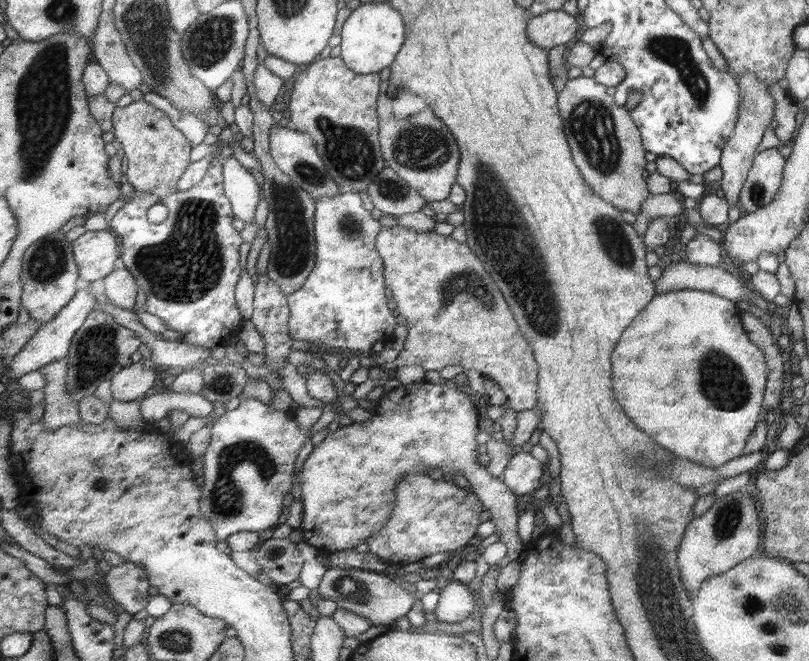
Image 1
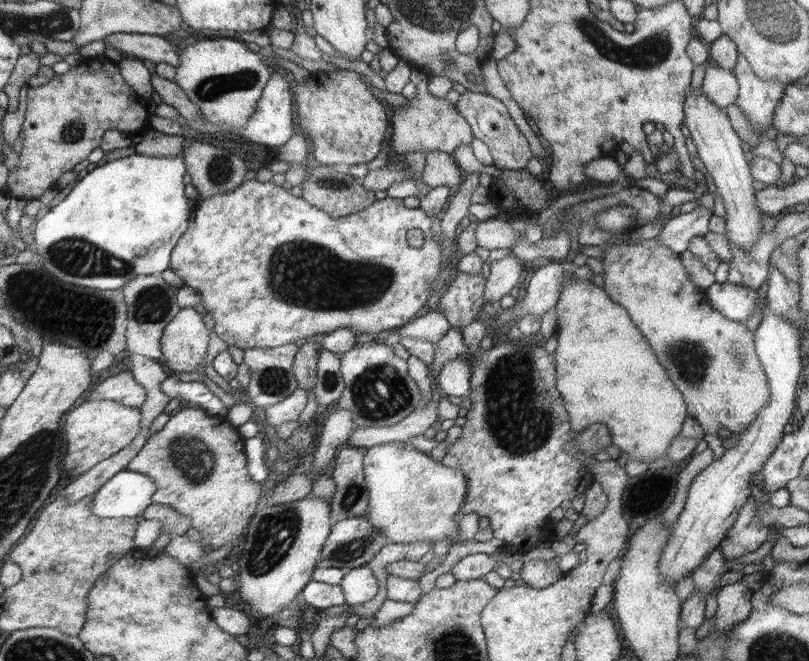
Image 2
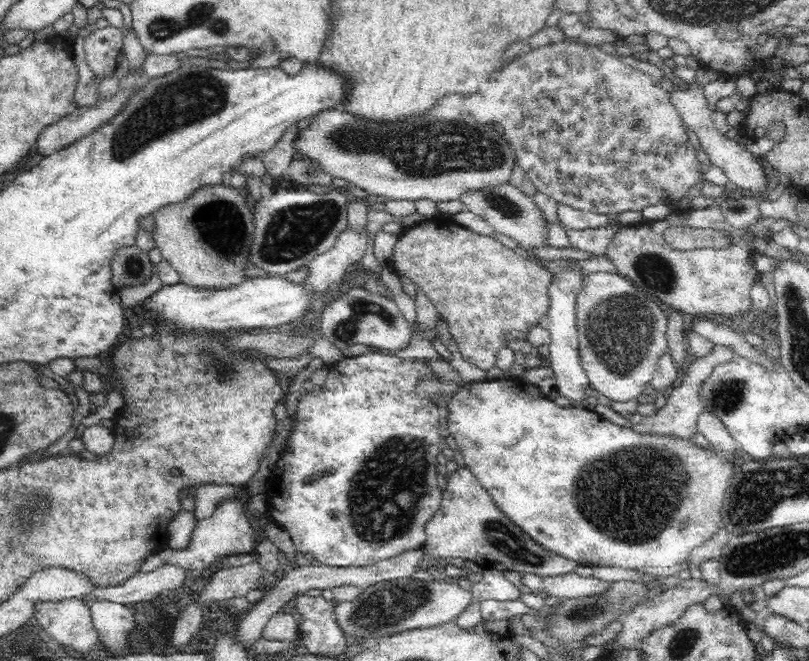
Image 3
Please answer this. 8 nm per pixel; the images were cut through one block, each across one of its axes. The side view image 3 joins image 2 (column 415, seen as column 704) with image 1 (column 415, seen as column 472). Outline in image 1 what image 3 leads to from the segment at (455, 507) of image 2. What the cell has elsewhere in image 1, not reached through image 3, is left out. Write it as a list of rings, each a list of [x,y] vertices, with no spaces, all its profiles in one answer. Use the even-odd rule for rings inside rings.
[[[419,381],[407,385],[400,385],[379,398],[380,403],[372,410],[372,418],[362,422],[343,422],[342,426],[328,434],[314,451],[308,456],[304,467],[299,474],[302,486],[303,521],[301,532],[303,540],[315,548],[324,548],[330,552],[355,550],[364,544],[371,535],[382,530],[391,519],[392,511],[396,506],[396,485],[402,477],[410,473],[428,474],[433,468],[438,468],[445,477],[460,472],[476,493],[484,508],[488,508],[492,521],[500,535],[500,541],[508,548],[508,553],[502,560],[502,566],[511,562],[520,563],[526,556],[526,545],[517,531],[517,520],[521,515],[518,511],[516,494],[508,489],[502,478],[494,478],[488,474],[487,466],[478,464],[478,410],[472,404],[470,396],[452,388],[444,388],[440,384]]]

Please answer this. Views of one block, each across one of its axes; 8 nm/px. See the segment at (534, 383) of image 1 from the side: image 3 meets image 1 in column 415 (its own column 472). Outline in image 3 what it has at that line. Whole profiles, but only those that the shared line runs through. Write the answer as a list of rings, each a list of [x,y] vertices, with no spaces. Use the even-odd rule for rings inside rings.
[[[419,214],[408,218],[404,232],[392,252],[389,264],[400,276],[407,276],[424,291],[438,314],[444,316],[449,332],[458,345],[464,360],[487,371],[496,366],[496,353],[508,347],[502,336],[526,340],[531,326],[545,326],[549,307],[548,287],[552,273],[538,260],[528,259],[490,236],[482,236],[446,219],[423,220]]]

